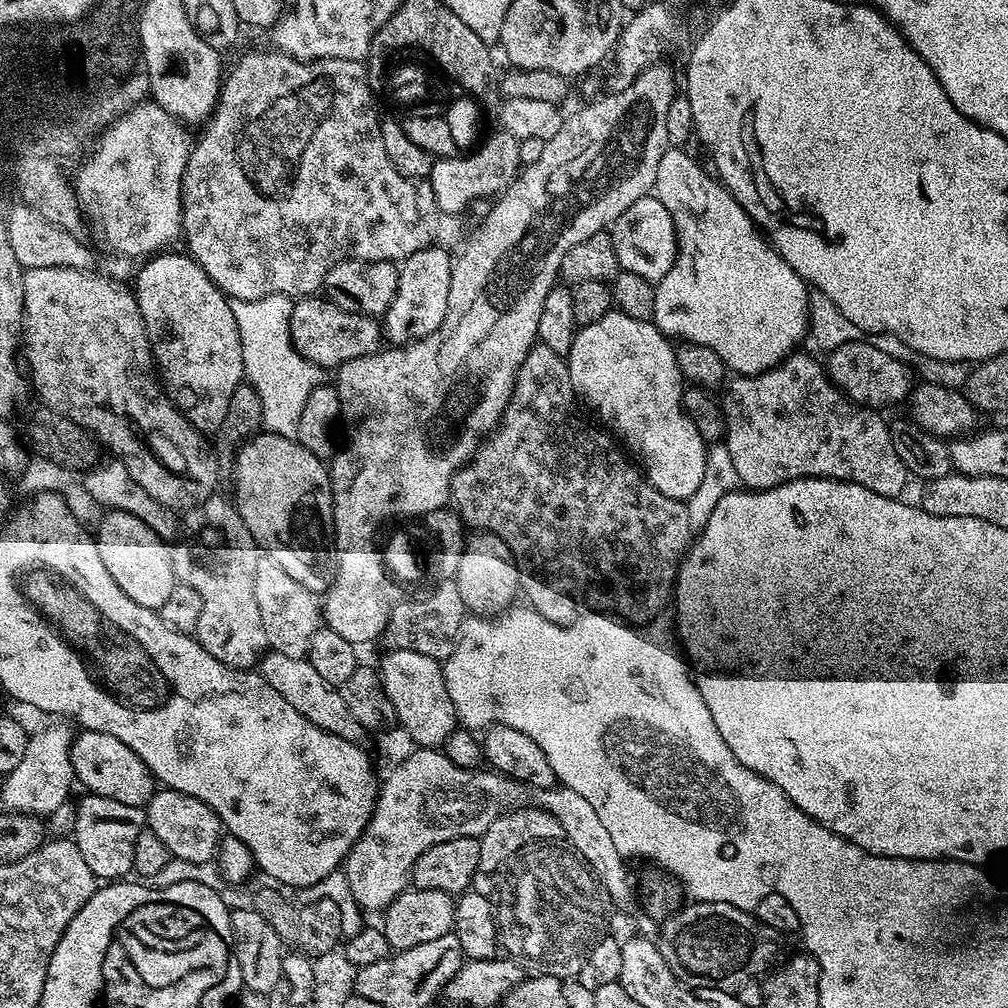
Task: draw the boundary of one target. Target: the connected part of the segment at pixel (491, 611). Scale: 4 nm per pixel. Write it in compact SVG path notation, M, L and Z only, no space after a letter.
M487 530L475 531L475 535L469 535L464 542L464 553L458 558L456 567L455 581L456 585L463 590L462 596L475 615L497 615L505 611L515 600L520 592L520 572L517 570L516 562L512 556L512 551L504 542L492 532Z

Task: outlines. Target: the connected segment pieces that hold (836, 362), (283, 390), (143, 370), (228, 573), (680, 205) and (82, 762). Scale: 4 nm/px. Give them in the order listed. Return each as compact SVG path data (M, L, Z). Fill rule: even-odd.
M857 338L846 342L845 345L838 346L829 351L826 358L826 371L832 383L840 389L844 395L849 396L855 404L862 404L865 408L884 410L887 404L896 404L899 400L907 401L914 387L912 380L913 370L907 363L899 361L898 358L891 357L883 350L878 350L877 346L871 344L867 339Z
M270 294L257 300L230 299L230 310L238 322L246 376L261 399L263 427L279 436L291 437L295 437L298 418L302 418L302 410L310 394L317 391L316 383L321 375L315 364L311 364L293 348L289 336L289 316L293 303L293 297L282 294Z
M30 268L24 272L22 282L22 294L24 295L24 310L22 321L22 360L26 366L27 375L30 377L31 387L36 387L36 392L41 396L43 403L63 416L65 420L92 433L105 449L112 451L115 459L121 460L130 470L134 482L142 486L152 495L159 504L169 510L176 510L176 498L188 500L188 484L182 484L168 474L160 474L160 468L150 468L150 464L144 462L146 454L144 448L132 438L132 434L126 428L126 422L122 418L102 418L102 406L104 396L110 392L106 386L120 386L124 384L138 384L138 380L148 380L148 371L154 367L152 359L152 346L148 342L145 320L140 313L140 307L136 301L135 291L128 288L120 280L111 280L108 276L99 276L96 270L74 270L73 268Z
M213 494L196 507L187 509L182 516L184 533L171 545L173 574L179 583L191 586L202 598L202 616L194 633L197 642L218 662L231 663L234 658L259 657L268 648L266 630L262 630L262 618L258 615L258 602L254 599L254 566L258 559L256 539L242 522L237 505L231 499L223 500Z
M669 146L662 154L662 162L658 162L654 195L662 202L662 206L666 206L666 210L670 210L676 234L682 234L686 252L690 252L684 254L686 262L688 256L690 262L696 262L696 284L700 290L684 294L684 308L678 310L668 308L668 312L664 312L660 302L660 312L653 312L651 319L665 336L677 341L689 340L686 341L689 345L720 357L729 373L757 376L765 368L779 364L795 349L792 347L803 336L809 335L810 288L772 247L748 211L732 197L728 187L684 151L683 147Z
M80 730L75 733L70 750L70 762L72 774L77 781L85 784L87 791L94 796L102 798L114 798L115 803L126 806L144 808L152 793L157 791L158 784L152 775L152 771L118 738L101 732L89 732Z

